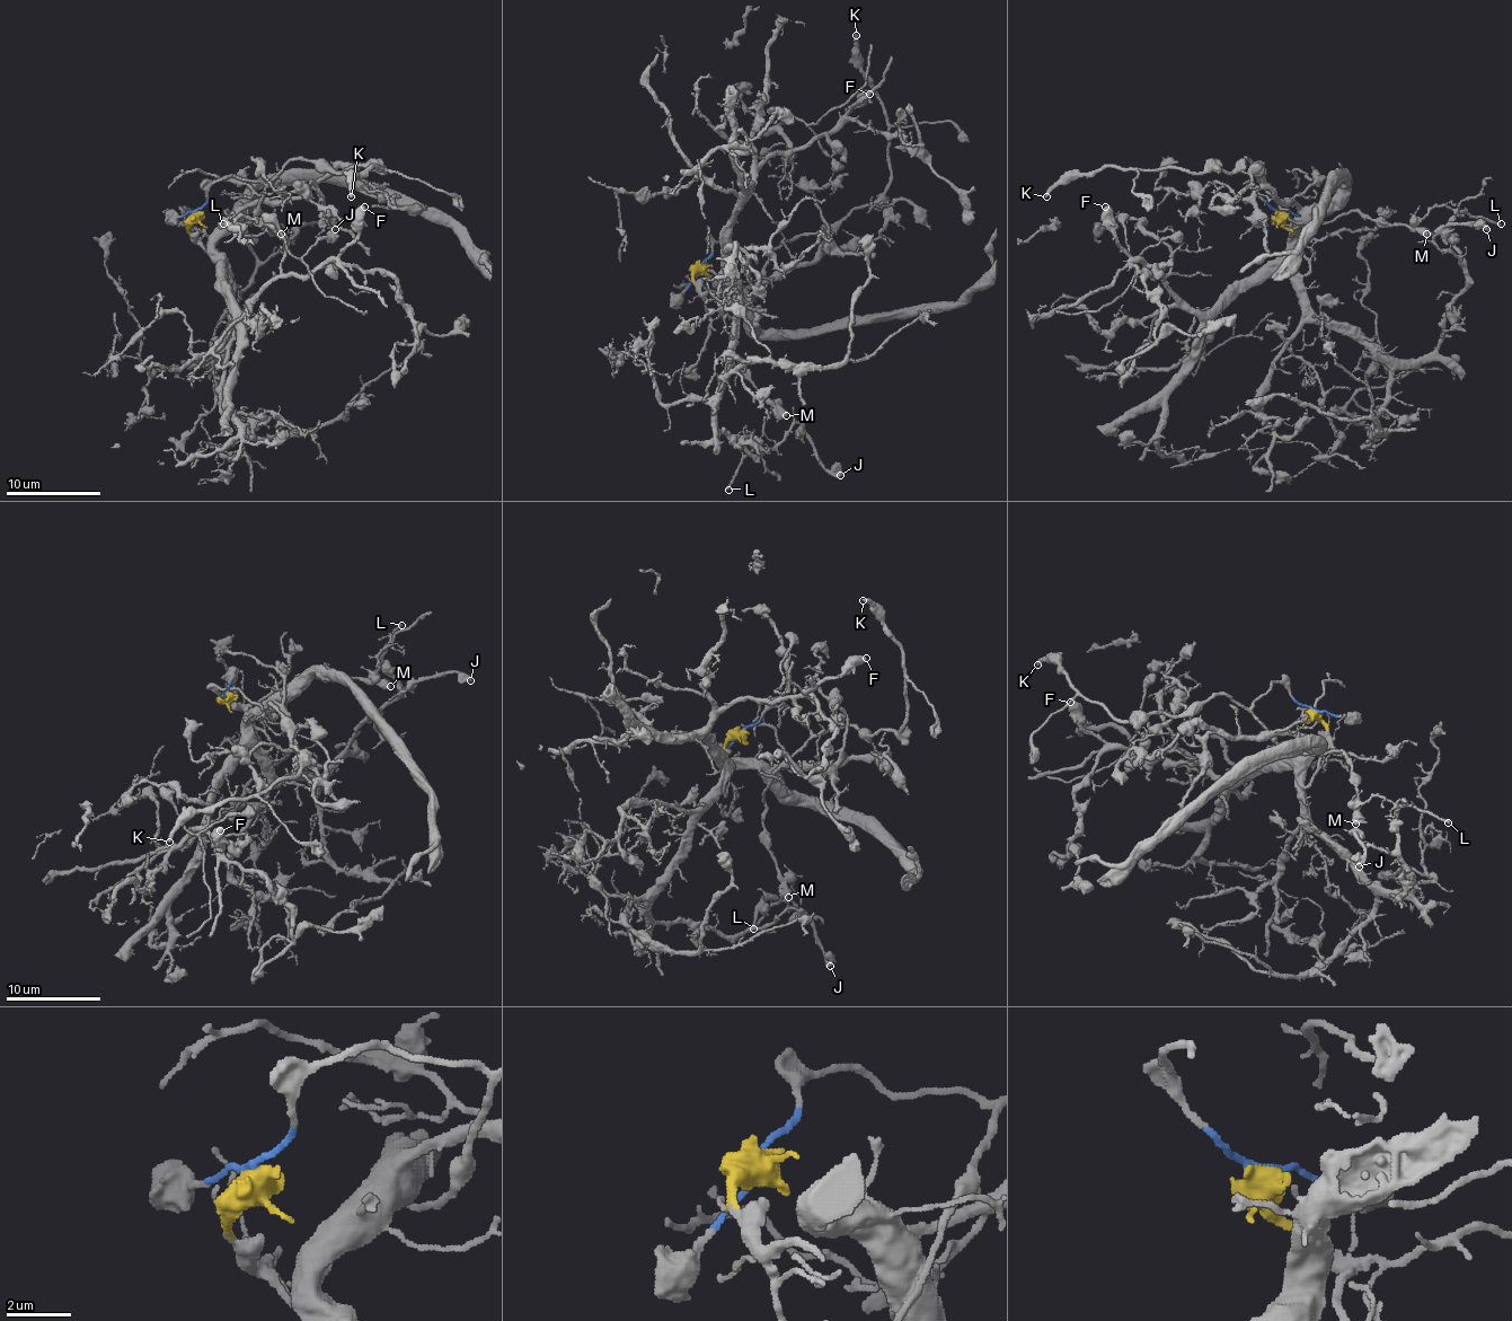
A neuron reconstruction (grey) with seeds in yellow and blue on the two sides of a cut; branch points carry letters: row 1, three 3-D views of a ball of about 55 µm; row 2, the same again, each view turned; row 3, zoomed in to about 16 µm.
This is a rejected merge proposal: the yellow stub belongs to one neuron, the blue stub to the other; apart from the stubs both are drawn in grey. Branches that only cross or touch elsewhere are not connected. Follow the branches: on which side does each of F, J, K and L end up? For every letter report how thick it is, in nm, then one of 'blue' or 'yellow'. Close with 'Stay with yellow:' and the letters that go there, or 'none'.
F: 550 nm | yellow
J: 500 nm | yellow
K: 280 nm | blue
L: 200 nm | yellow
Stay with yellow: F, J, L

